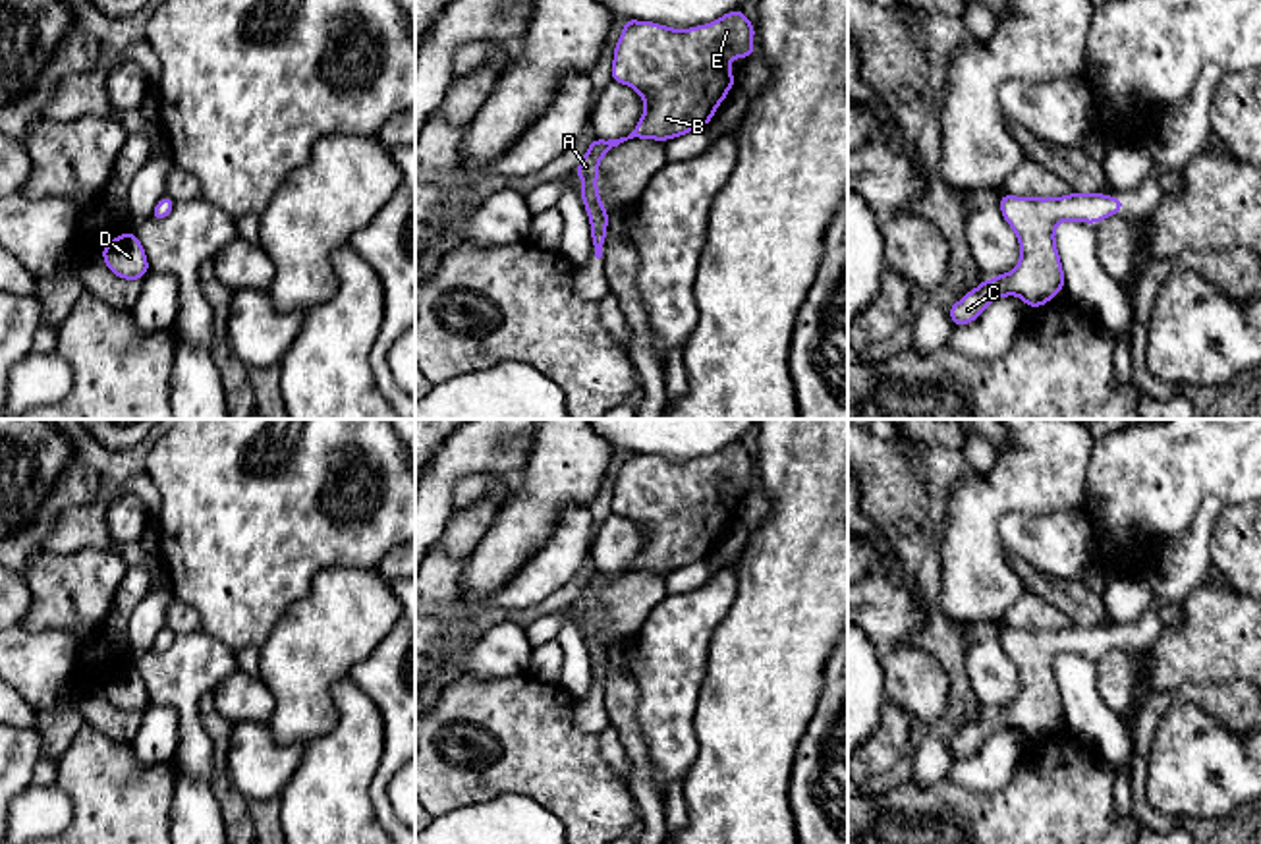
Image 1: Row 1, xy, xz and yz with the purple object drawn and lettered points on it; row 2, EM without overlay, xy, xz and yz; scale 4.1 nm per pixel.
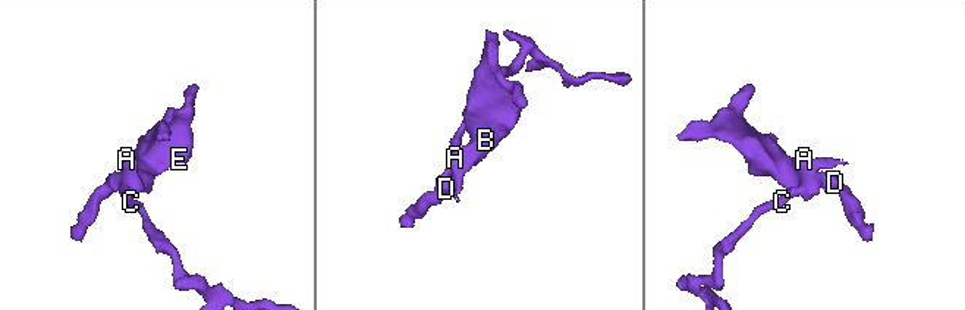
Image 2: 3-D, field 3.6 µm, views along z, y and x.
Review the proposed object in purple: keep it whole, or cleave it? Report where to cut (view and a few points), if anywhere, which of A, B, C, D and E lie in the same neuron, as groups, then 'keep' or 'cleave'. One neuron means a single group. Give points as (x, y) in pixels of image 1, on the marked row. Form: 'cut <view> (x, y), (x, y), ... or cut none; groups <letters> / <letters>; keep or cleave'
cut none; groups A B C D E; keep

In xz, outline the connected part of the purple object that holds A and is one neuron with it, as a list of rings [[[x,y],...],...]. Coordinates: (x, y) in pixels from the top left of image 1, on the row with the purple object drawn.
[[[742,10],[686,31],[637,19],[626,19],[622,25],[610,75],[612,81],[641,95],[645,112],[628,137],[608,141],[593,137],[574,170],[585,182],[579,195],[591,222],[597,259],[602,257],[608,226],[608,211],[597,187],[601,158],[633,137],[668,141],[709,126],[738,79],[730,73],[730,60],[749,58],[755,52],[755,25]]]

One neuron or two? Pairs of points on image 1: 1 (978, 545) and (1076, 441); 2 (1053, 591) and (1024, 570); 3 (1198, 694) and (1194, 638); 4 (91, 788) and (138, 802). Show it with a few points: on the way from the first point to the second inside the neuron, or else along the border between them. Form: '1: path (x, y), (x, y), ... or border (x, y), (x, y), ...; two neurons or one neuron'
1: path (985, 516), (1022, 479), (1036, 476), (1047, 464); one neuron
2: path (1045, 586), (1032, 578); one neuron
3: border (1240, 680), (1182, 684), (1153, 694); two neurons
4: path (103, 788), (118, 804), (126, 804); one neuron

